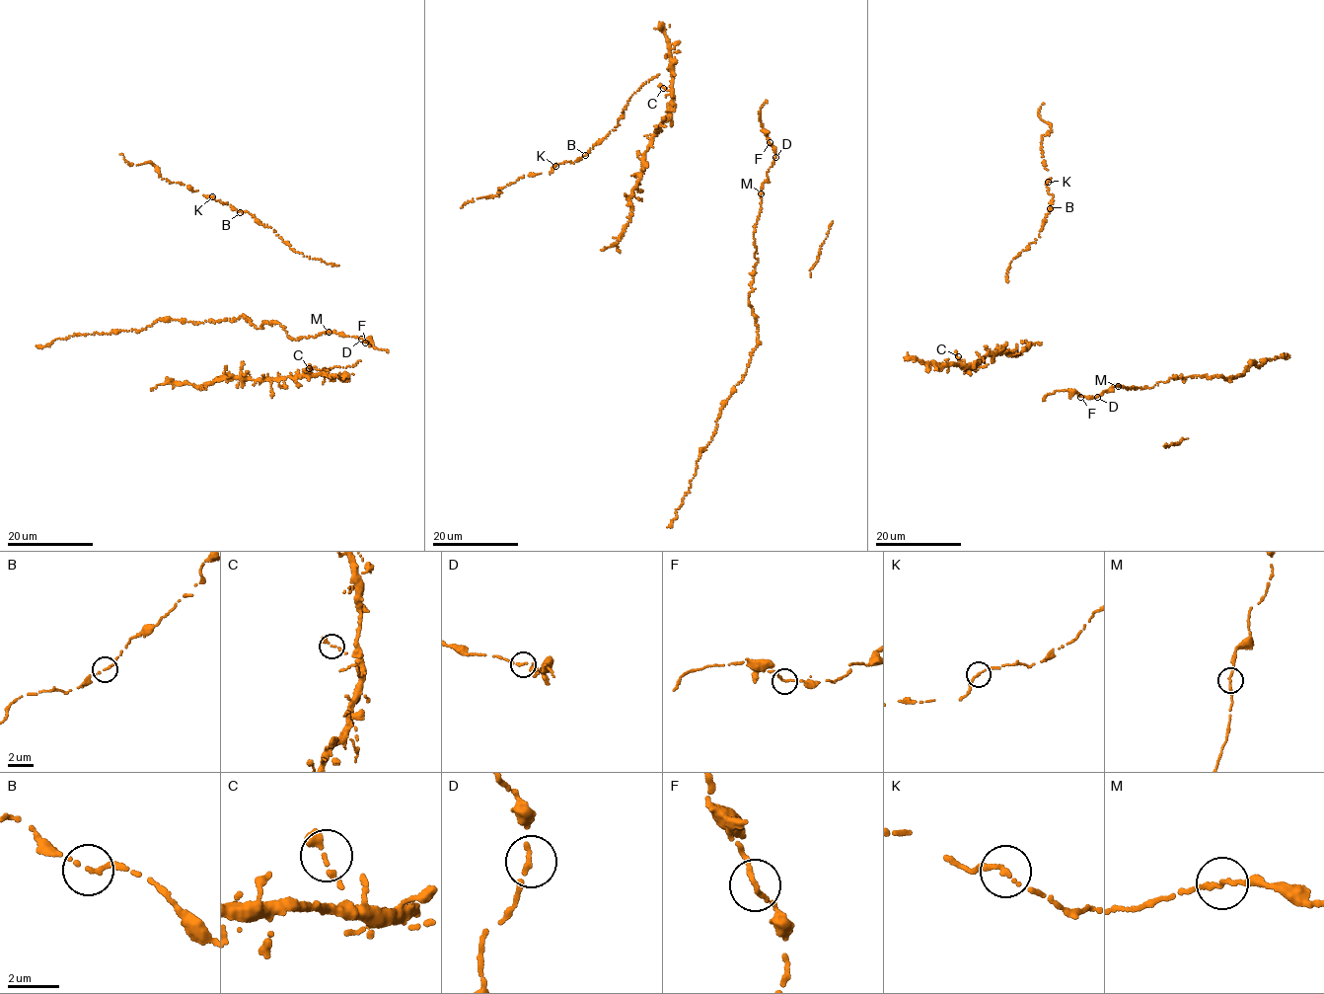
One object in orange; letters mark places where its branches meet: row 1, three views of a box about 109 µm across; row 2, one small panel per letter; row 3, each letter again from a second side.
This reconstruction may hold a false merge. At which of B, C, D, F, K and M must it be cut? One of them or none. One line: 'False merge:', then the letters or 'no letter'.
False merge: no letter

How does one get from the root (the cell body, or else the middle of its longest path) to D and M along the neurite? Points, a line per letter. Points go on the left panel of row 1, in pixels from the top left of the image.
D: (375, 347), (369, 339), (365, 343), (361, 339)
M: (375, 347), (369, 339), (365, 343), (362, 338), (329, 332)

